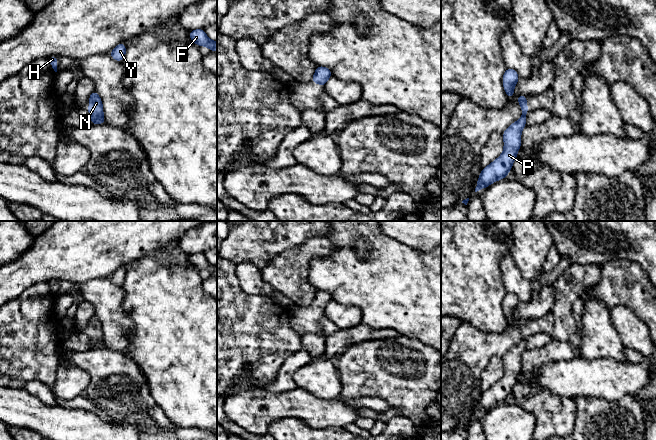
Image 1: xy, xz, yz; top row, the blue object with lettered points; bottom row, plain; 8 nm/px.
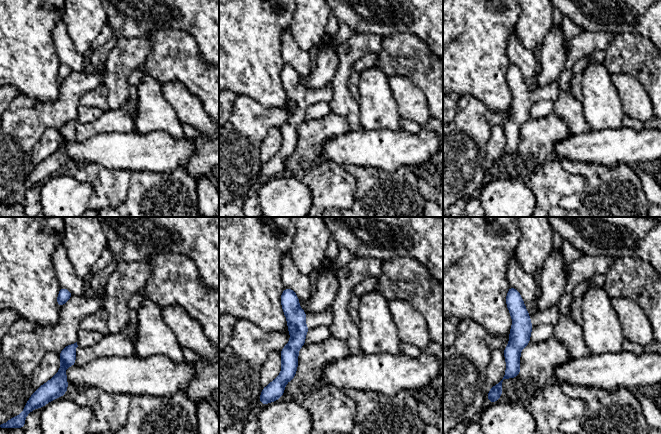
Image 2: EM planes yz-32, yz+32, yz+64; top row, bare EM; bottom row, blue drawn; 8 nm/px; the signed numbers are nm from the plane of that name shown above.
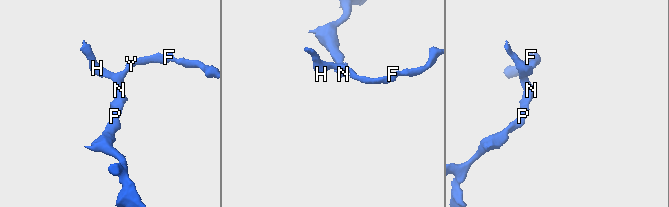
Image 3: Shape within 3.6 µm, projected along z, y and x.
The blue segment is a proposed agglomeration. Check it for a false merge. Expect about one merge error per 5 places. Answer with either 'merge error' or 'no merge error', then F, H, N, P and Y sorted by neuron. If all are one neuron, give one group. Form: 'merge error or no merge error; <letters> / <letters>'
no merge error; F H N P Y

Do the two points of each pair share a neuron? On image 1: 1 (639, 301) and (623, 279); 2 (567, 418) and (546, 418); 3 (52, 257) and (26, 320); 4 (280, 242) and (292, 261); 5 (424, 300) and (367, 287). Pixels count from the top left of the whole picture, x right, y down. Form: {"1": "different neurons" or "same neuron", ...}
{"1": "same neuron", "2": "same neuron", "3": "different neurons", "4": "different neurons", "5": "same neuron"}

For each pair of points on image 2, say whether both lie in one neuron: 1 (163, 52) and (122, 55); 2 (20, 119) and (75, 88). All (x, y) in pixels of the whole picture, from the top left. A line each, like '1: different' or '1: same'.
1: different
2: same

